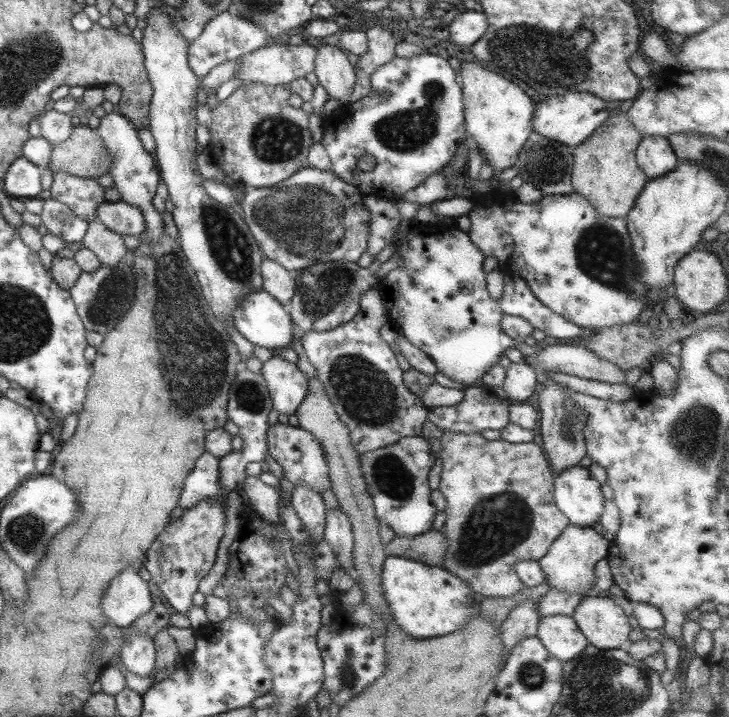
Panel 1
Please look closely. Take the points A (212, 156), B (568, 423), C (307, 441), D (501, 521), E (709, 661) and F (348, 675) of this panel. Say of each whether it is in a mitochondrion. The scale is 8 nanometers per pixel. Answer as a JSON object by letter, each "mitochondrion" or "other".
{"A":"other","B":"mitochondrion","C":"other","D":"mitochondrion","E":"other","F":"mitochondrion"}

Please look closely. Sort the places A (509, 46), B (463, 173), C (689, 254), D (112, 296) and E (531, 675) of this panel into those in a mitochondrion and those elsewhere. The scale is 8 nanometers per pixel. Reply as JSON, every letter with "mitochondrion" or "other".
{"A":"mitochondrion","B":"other","C":"other","D":"mitochondrion","E":"mitochondrion"}

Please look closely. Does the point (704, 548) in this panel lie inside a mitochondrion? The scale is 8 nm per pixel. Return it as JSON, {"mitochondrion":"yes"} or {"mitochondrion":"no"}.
{"mitochondrion":"no"}

